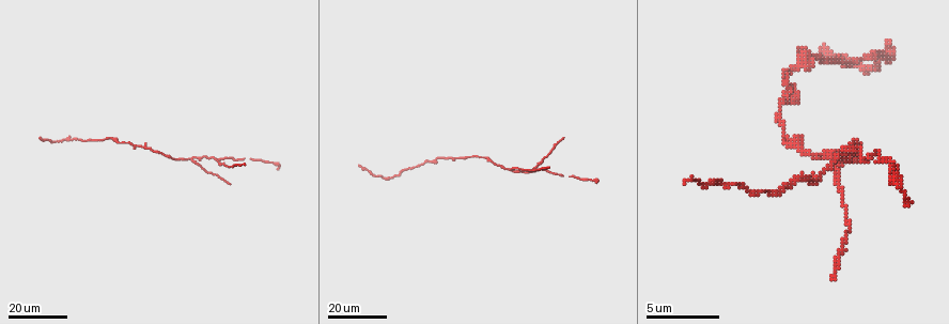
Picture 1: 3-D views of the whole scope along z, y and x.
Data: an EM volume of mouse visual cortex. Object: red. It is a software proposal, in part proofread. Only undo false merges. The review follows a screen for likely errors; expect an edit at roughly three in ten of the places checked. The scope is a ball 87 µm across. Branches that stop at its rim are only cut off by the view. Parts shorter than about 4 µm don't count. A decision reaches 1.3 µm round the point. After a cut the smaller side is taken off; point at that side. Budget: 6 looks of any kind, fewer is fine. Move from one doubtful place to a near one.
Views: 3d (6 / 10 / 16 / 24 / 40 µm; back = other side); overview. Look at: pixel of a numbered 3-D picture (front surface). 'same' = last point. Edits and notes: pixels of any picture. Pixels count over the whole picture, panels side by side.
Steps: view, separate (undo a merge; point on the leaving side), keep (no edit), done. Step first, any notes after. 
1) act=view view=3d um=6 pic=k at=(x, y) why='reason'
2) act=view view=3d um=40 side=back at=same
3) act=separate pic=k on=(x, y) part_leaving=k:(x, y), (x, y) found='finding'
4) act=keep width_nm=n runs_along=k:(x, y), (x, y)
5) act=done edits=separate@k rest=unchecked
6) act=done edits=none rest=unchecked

act=view view=3d um=24 pic=1 at=(214, 157) why='two arms in line, one across'

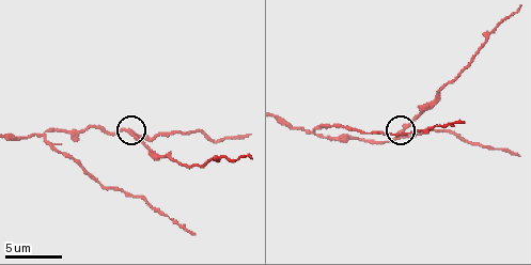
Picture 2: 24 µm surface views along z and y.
act=view view=3d um=6 at=same

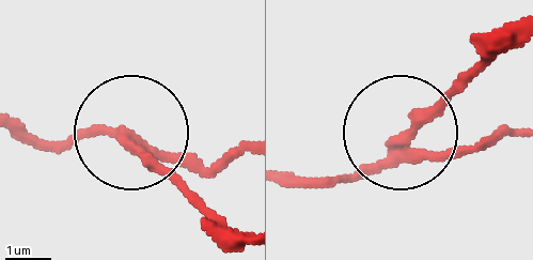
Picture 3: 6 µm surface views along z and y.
act=view view=3d um=6 side=back at=same

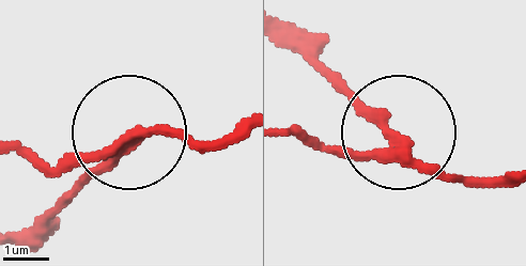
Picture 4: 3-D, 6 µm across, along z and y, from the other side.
act=separate pic=4 on=(356, 104) arms=3 part_leaving=4:(401, 141), (290, 37) found='two neurons meet here'

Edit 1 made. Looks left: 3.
act=view view=overview

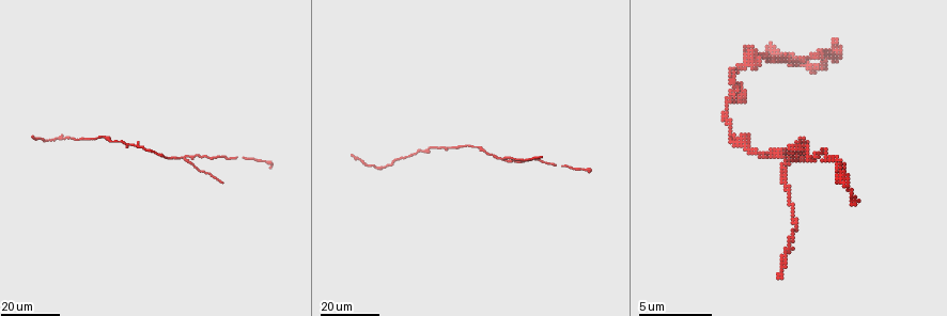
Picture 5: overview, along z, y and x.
act=view view=3d um=16 pic=5 at=(184, 158) why='a fork'

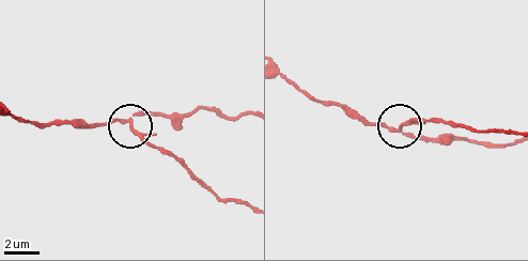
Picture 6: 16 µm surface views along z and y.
act=view view=3d um=6 pic=6 at=(402, 130)

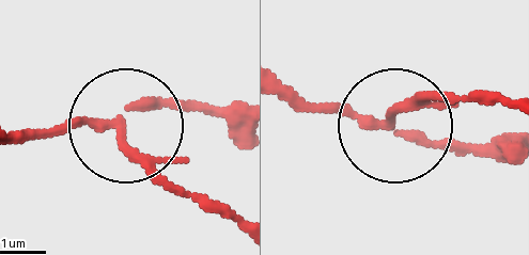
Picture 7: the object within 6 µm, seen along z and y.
act=separate pic=7 on=(159, 177) arms=3 part_leaving=7:(120, 132), (162, 174), (243, 220) found='a second neuron is stuck on'

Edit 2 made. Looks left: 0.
act=done edits=separate@4,separate@7 rest=unchecked

